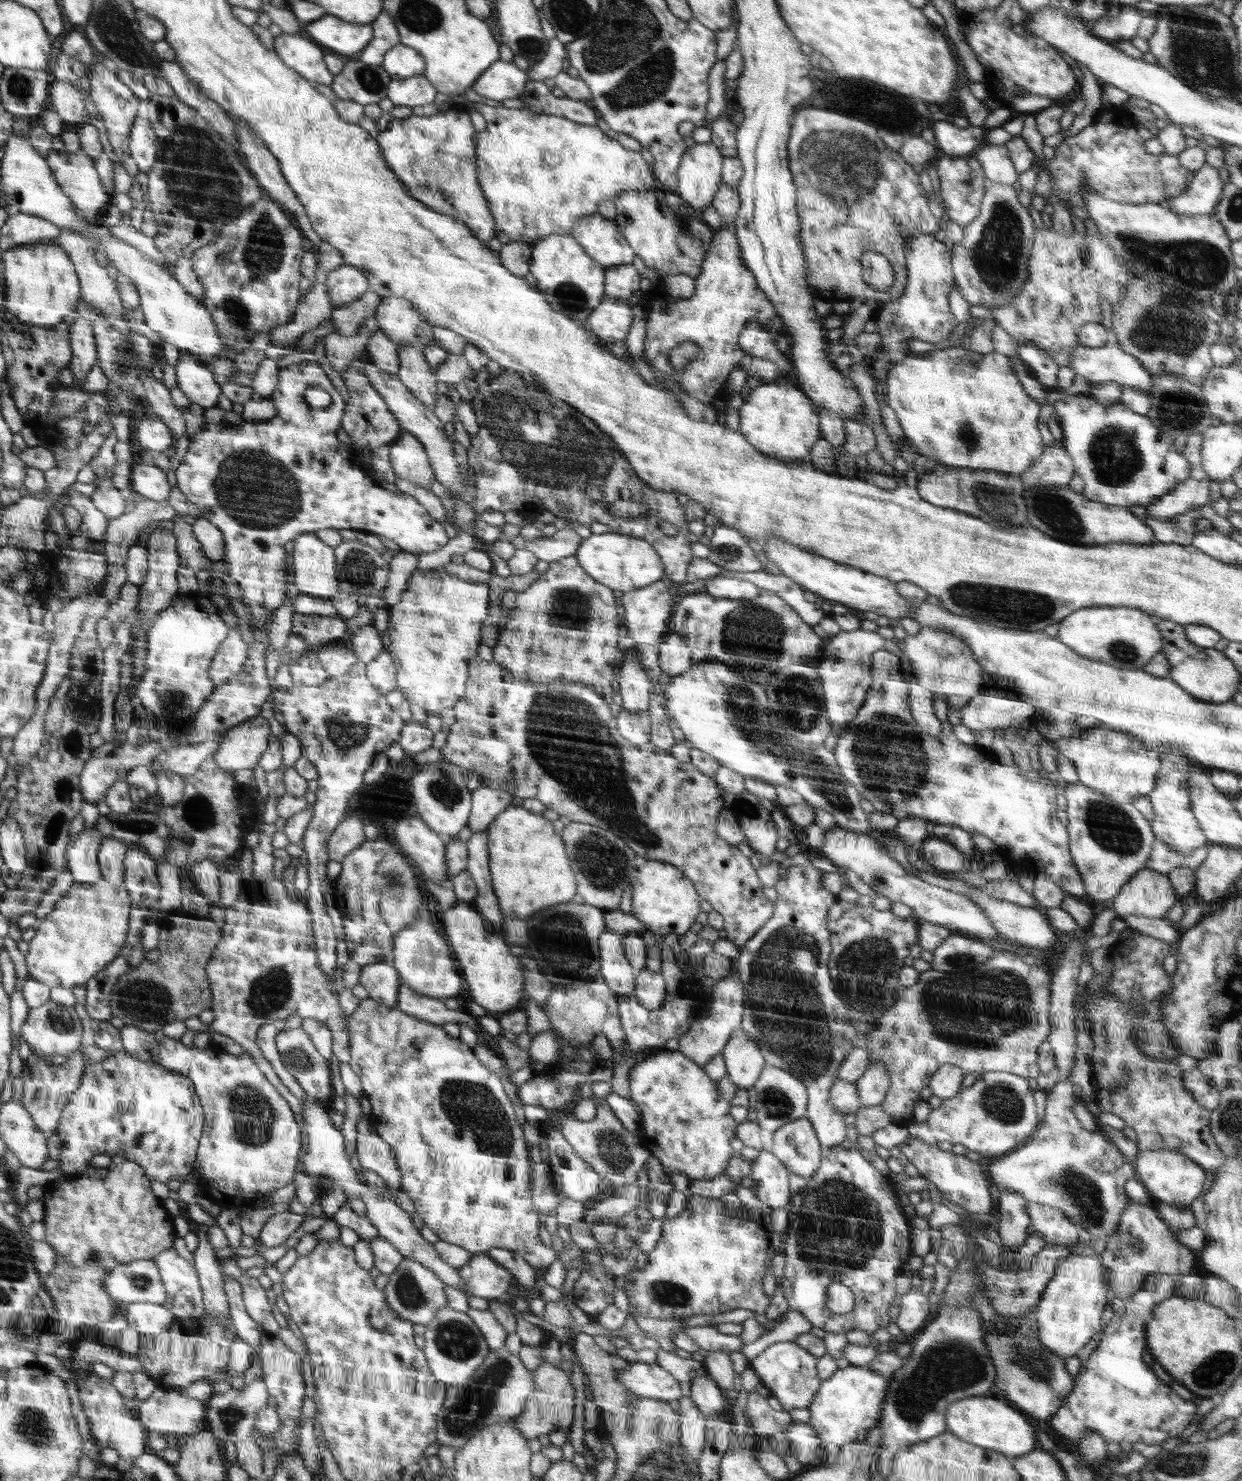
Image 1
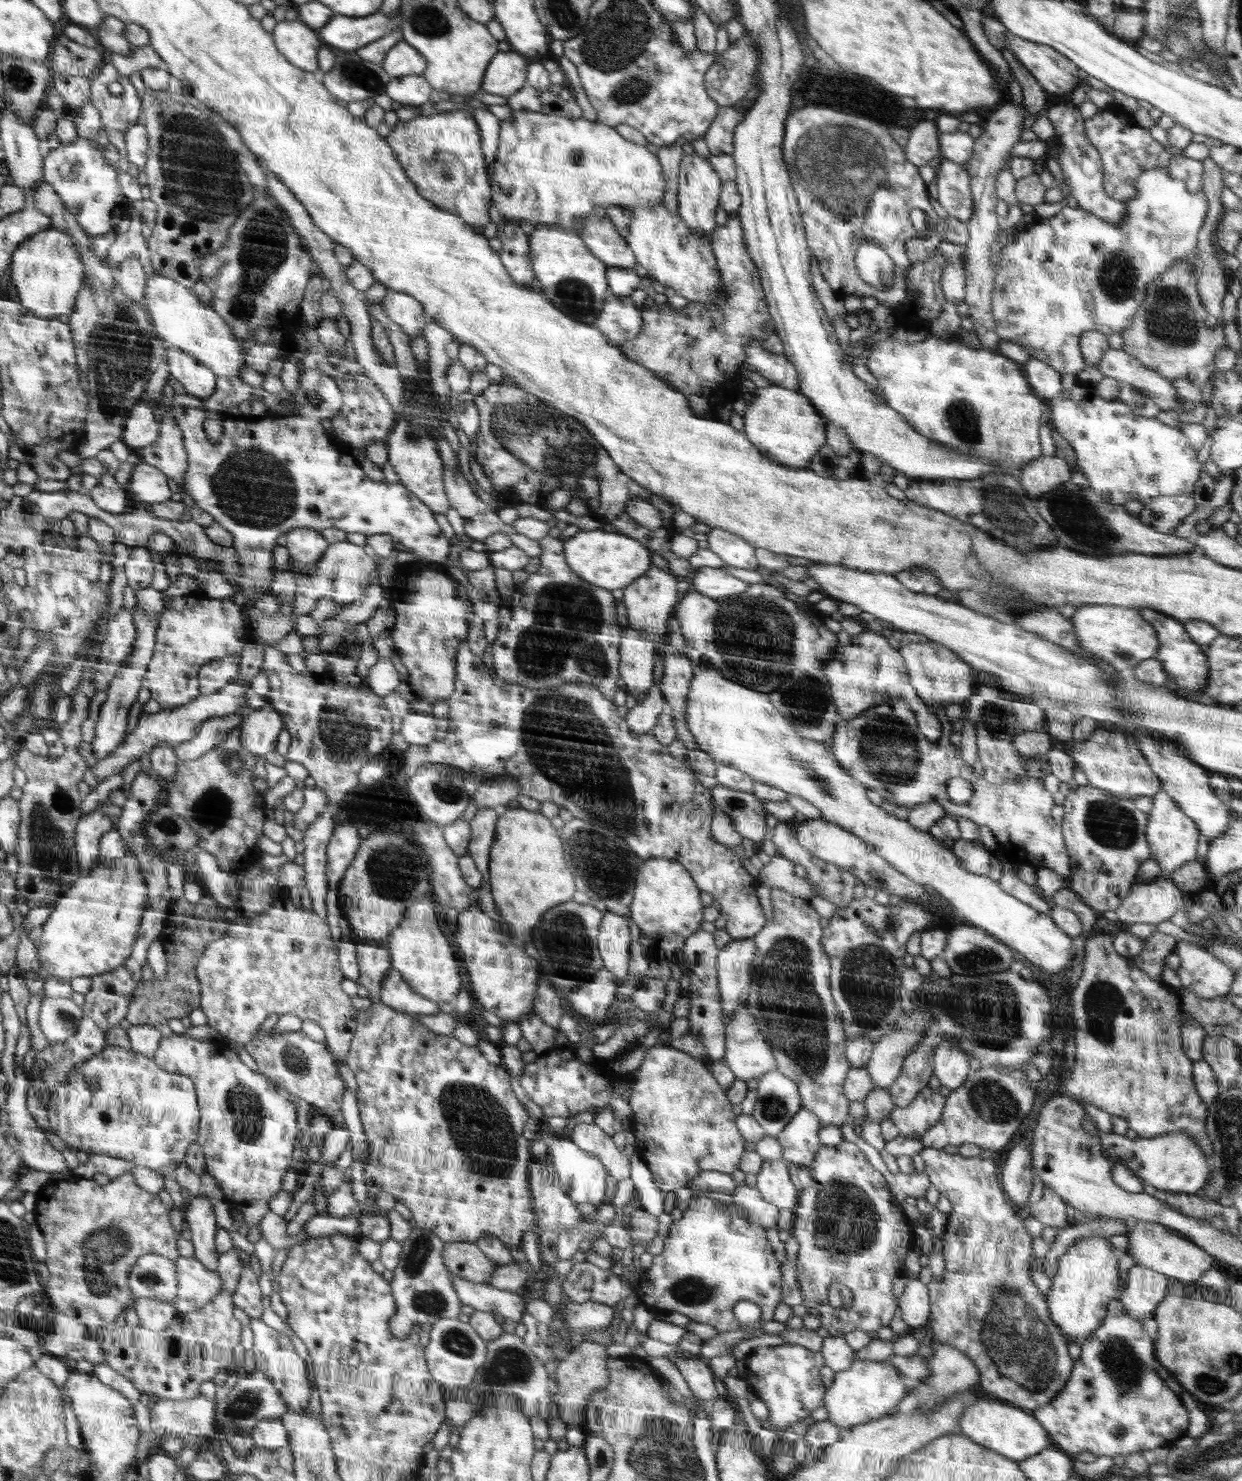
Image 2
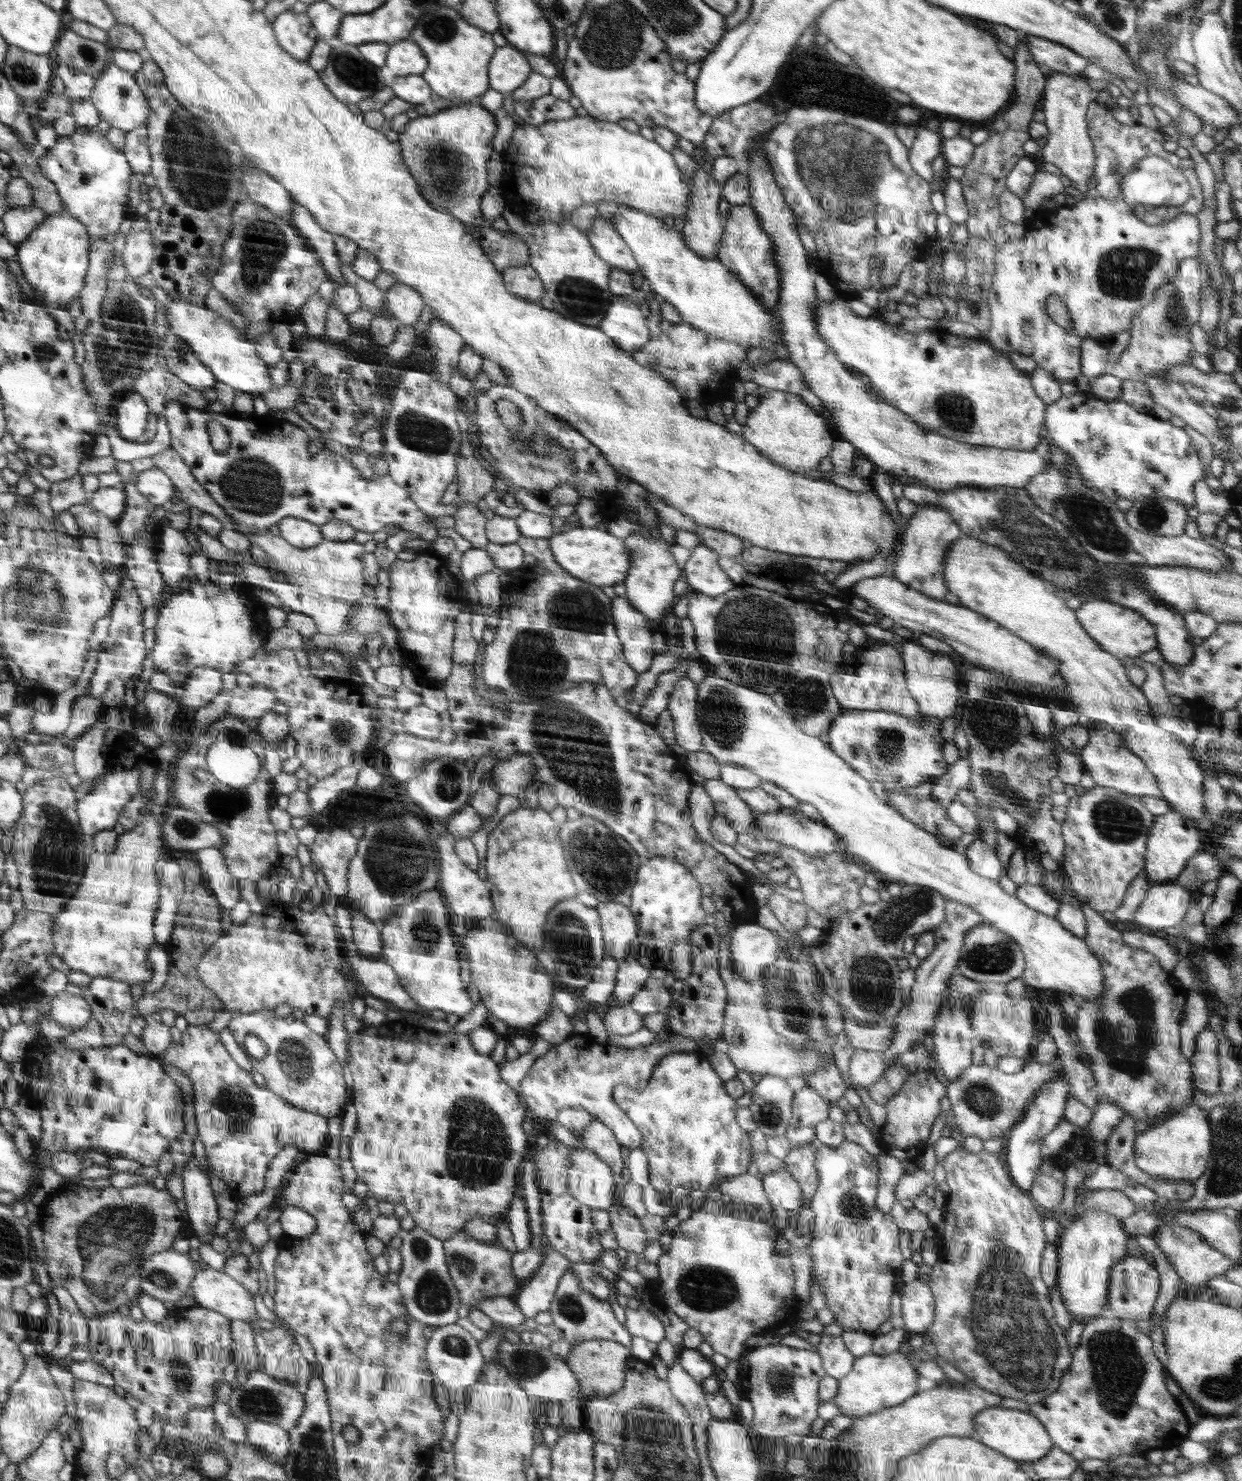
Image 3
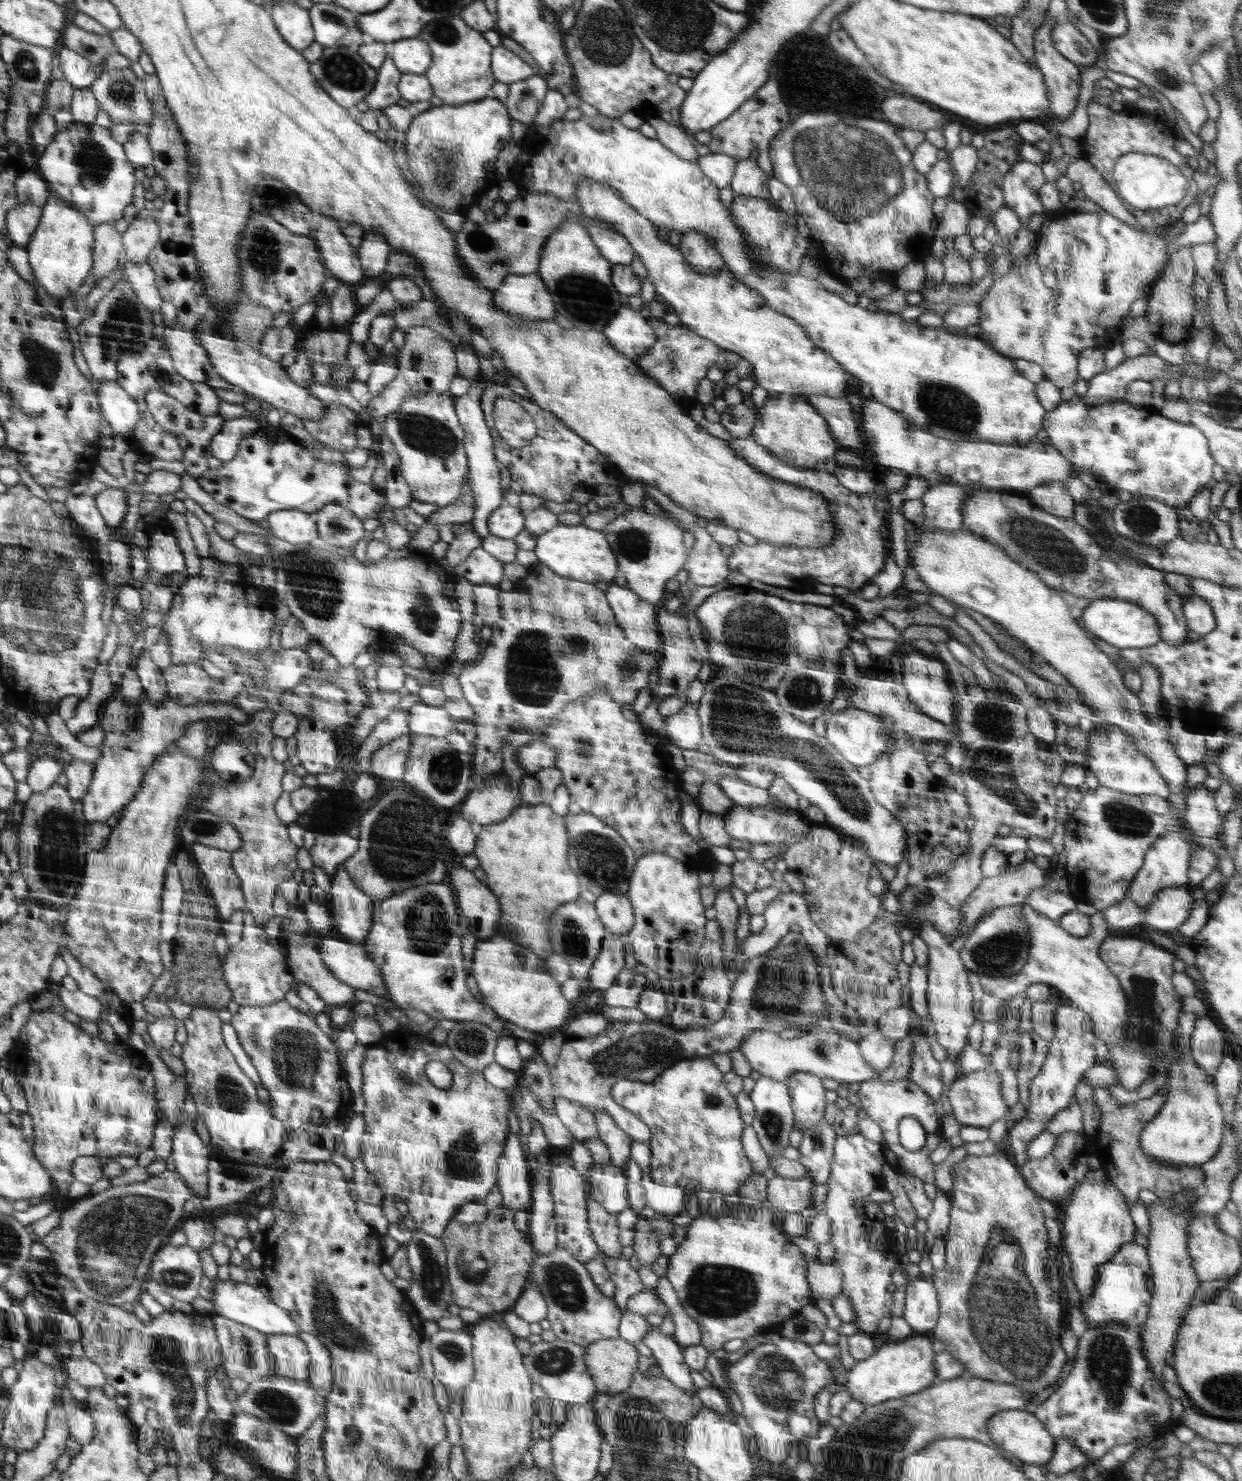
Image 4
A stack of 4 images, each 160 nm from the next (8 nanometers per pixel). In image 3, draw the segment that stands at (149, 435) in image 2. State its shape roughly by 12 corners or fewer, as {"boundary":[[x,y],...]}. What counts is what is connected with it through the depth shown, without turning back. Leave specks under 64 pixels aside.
{"boundary":[[128,394],[115,406],[114,426],[126,440],[144,434],[150,412]]}

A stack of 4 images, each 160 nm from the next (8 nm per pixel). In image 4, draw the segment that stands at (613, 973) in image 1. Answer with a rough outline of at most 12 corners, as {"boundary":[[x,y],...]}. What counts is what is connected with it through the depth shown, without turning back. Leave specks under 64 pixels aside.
{"boundary":[[610,891],[593,905],[607,935],[624,938],[635,916],[628,894]]}

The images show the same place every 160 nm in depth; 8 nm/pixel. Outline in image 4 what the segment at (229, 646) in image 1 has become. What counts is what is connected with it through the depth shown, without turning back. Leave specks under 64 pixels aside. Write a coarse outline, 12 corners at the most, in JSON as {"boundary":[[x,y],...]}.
{"boundary":[[198,663],[162,673],[167,695],[204,702],[216,682]]}

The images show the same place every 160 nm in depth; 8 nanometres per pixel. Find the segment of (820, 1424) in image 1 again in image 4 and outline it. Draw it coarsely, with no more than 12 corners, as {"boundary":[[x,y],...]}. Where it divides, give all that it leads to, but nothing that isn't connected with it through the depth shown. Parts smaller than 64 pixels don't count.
{"boundary":[[923,1335],[885,1344],[850,1369],[851,1400],[880,1404],[935,1381]]}

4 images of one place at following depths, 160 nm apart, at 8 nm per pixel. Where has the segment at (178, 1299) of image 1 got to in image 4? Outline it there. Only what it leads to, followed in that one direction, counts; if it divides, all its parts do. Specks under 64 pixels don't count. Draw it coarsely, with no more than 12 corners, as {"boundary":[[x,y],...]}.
{"boundary":[[213,1284],[215,1313],[264,1334],[299,1333],[291,1314],[250,1284]]}

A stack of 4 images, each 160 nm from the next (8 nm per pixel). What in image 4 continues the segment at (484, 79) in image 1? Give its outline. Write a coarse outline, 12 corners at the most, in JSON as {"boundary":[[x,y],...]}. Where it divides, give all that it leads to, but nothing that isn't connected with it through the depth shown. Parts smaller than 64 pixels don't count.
{"boundary":[[502,44],[494,48],[493,71],[508,85],[530,78],[534,66]]}

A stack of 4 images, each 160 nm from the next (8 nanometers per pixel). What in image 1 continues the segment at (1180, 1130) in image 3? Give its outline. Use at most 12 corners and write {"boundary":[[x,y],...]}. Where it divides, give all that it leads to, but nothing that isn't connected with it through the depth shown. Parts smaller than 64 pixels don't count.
{"boundary":[[1139,1148],[1133,1167],[1152,1197],[1182,1210],[1205,1170],[1177,1150]]}

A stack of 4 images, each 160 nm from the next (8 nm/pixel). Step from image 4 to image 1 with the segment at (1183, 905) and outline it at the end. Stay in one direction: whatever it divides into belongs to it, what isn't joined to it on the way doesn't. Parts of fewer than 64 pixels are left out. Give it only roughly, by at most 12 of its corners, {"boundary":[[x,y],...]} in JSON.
{"boundary":[[1144,868],[1112,899],[1117,916],[1165,918],[1176,894]]}

